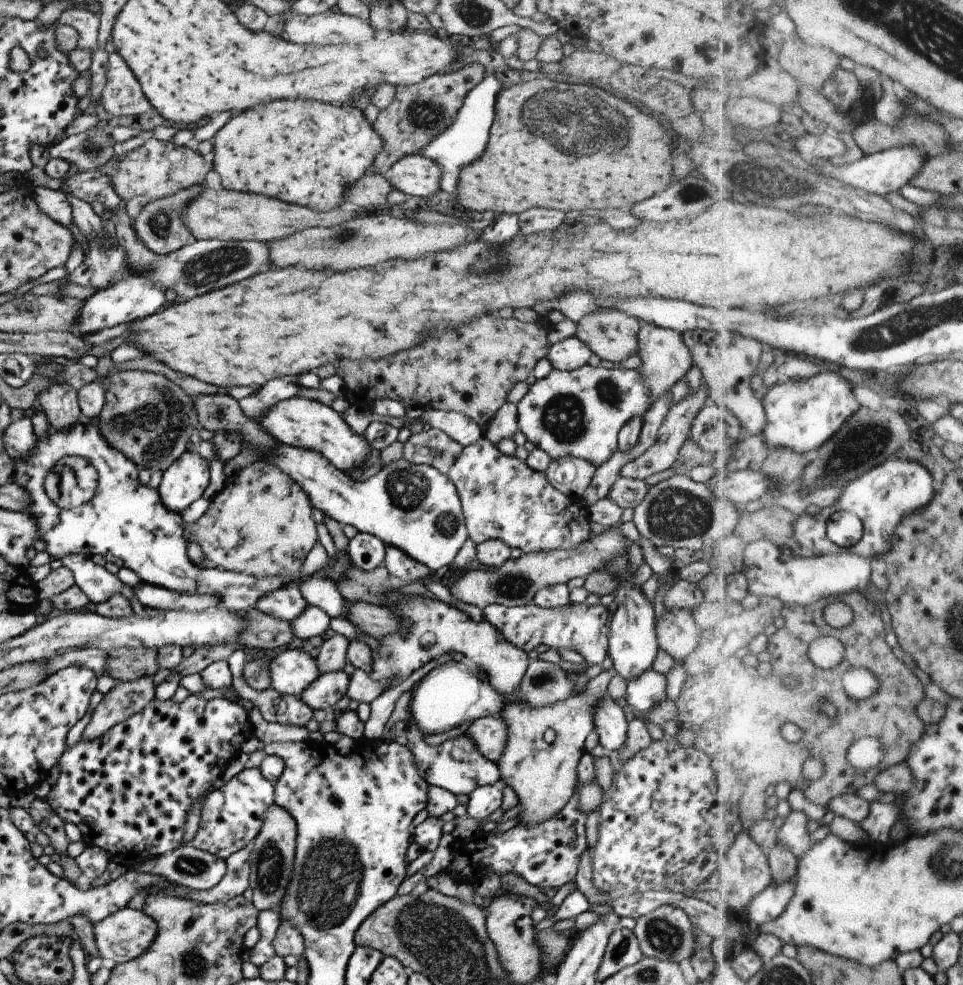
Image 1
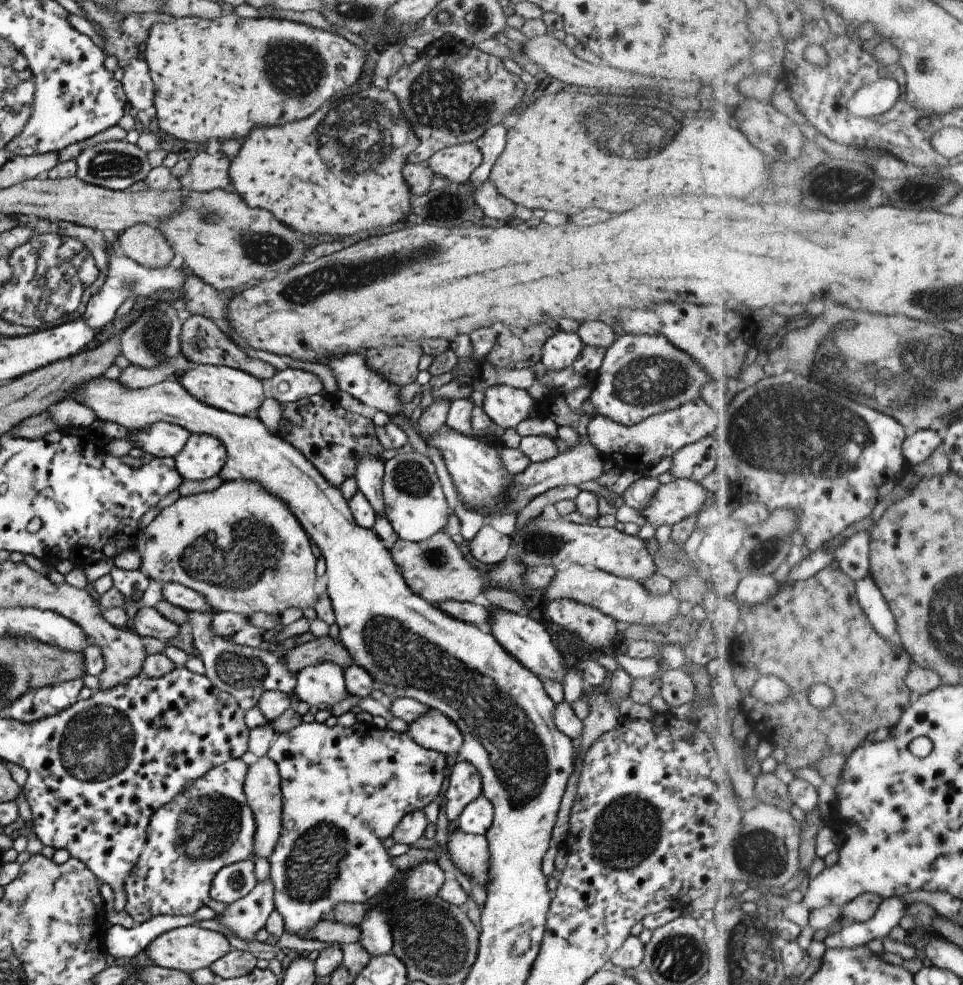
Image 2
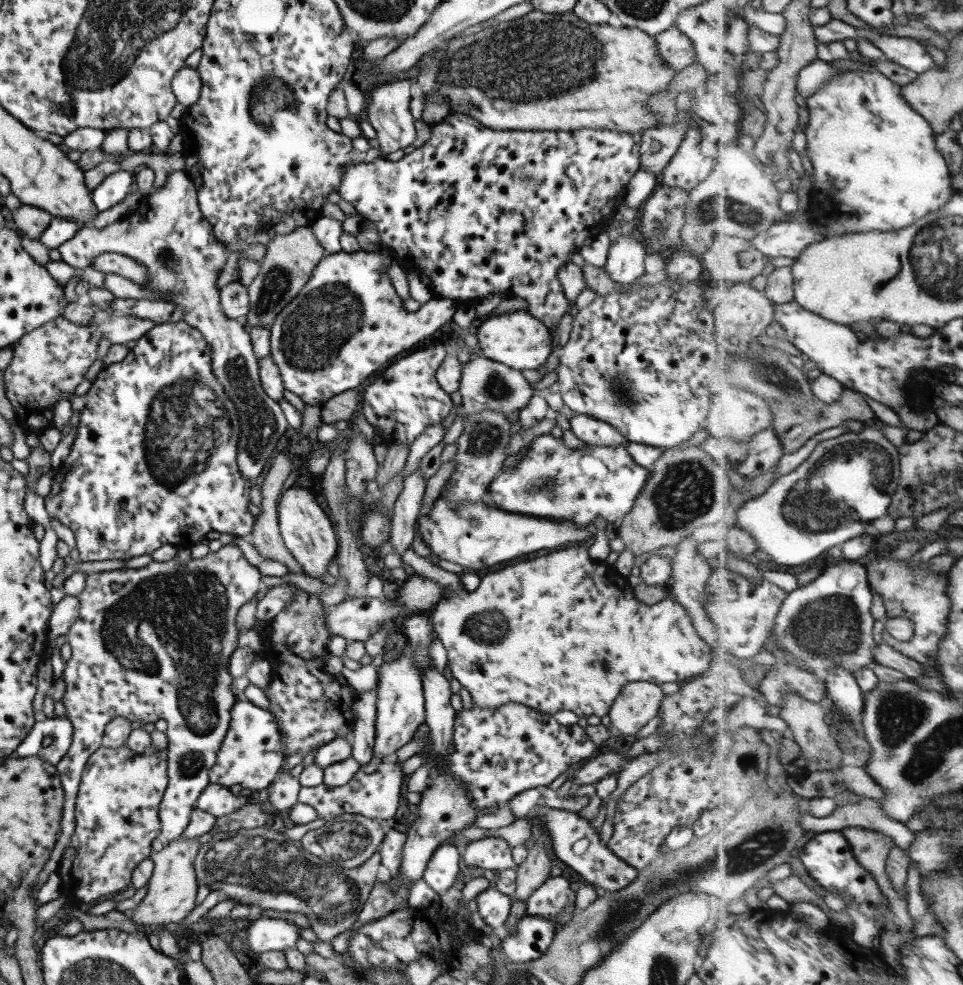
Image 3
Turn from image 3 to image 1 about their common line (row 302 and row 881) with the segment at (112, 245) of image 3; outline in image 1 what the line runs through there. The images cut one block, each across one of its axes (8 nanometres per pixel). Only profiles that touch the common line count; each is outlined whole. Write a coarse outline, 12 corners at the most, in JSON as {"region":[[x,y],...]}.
{"region":[[187,844],[131,870],[204,891],[226,860]]}

